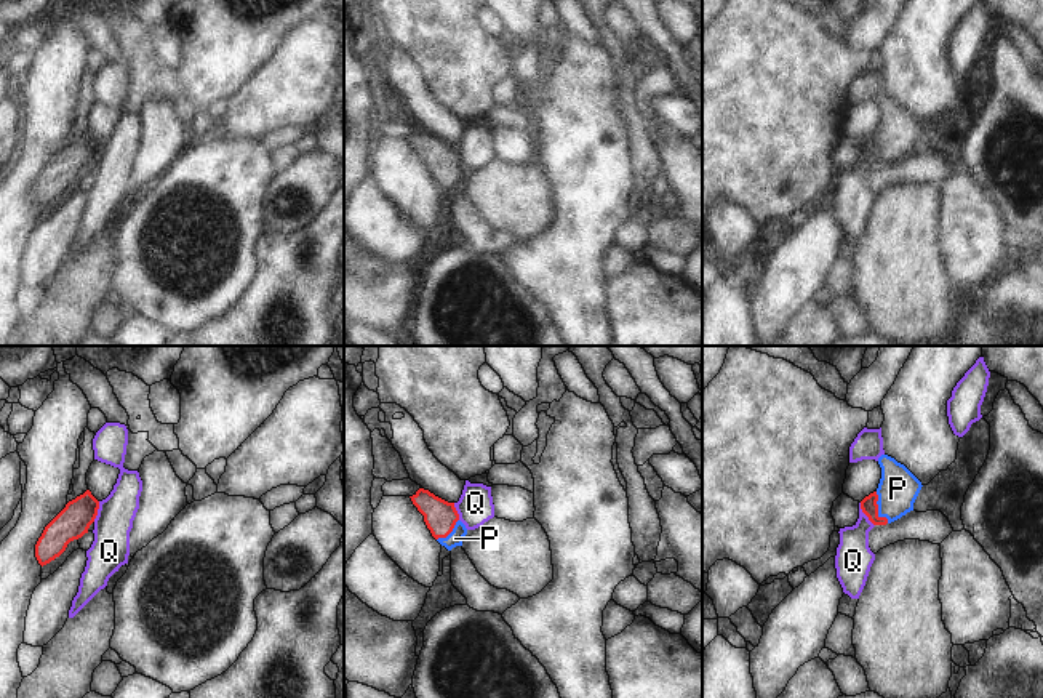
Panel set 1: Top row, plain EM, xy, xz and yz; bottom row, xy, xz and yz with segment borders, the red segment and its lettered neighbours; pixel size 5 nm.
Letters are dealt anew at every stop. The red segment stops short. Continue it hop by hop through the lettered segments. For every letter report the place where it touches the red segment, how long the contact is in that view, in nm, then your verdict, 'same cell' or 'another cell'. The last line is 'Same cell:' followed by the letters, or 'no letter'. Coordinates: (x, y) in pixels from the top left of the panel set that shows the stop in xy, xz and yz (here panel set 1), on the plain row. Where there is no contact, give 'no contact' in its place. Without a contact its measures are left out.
P: contact yz (877, 151); length 170 nm; same cell
Q: contact yz (864, 154); length 140 nm; another cell
Same cell: P

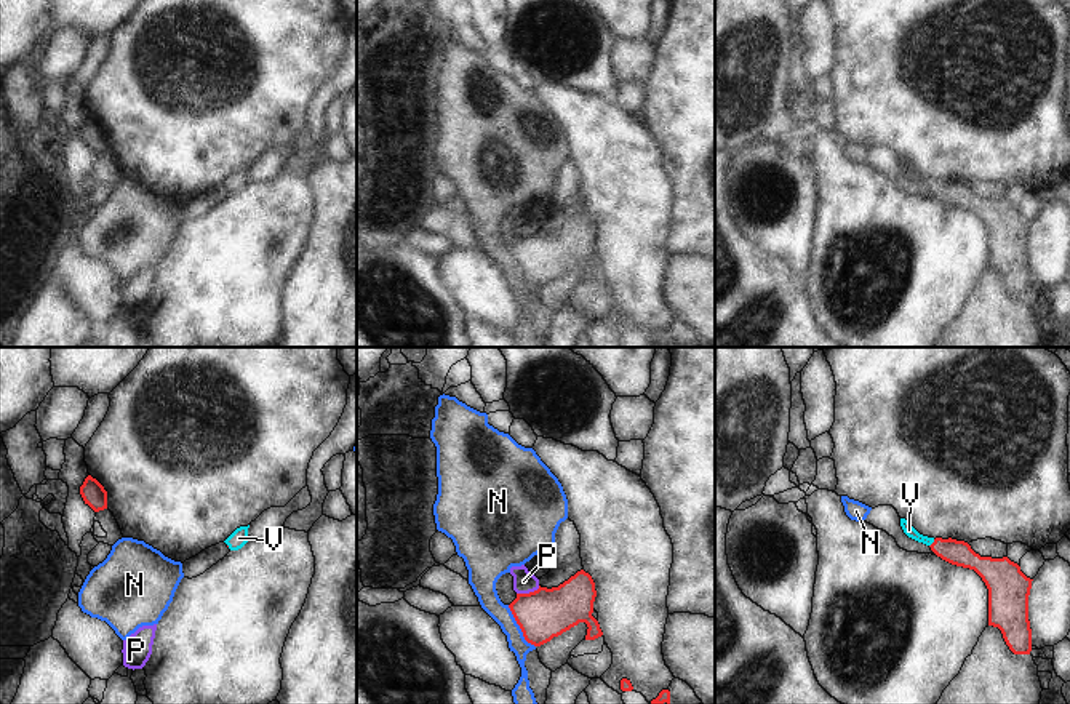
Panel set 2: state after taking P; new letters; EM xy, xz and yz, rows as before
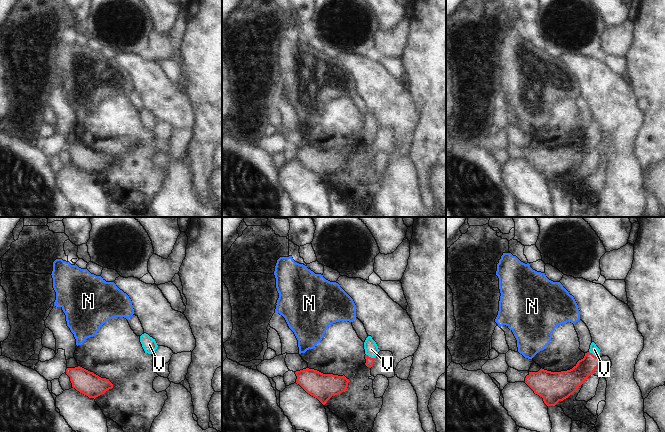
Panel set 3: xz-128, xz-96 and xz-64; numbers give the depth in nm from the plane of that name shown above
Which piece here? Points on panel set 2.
N: contact xz (520, 269); length 260 nm; another cell
P: contact xz (530, 234); length 130 nm; another cell
V: contact yz (933, 184); length 50 nm; same cell
Same cell: V

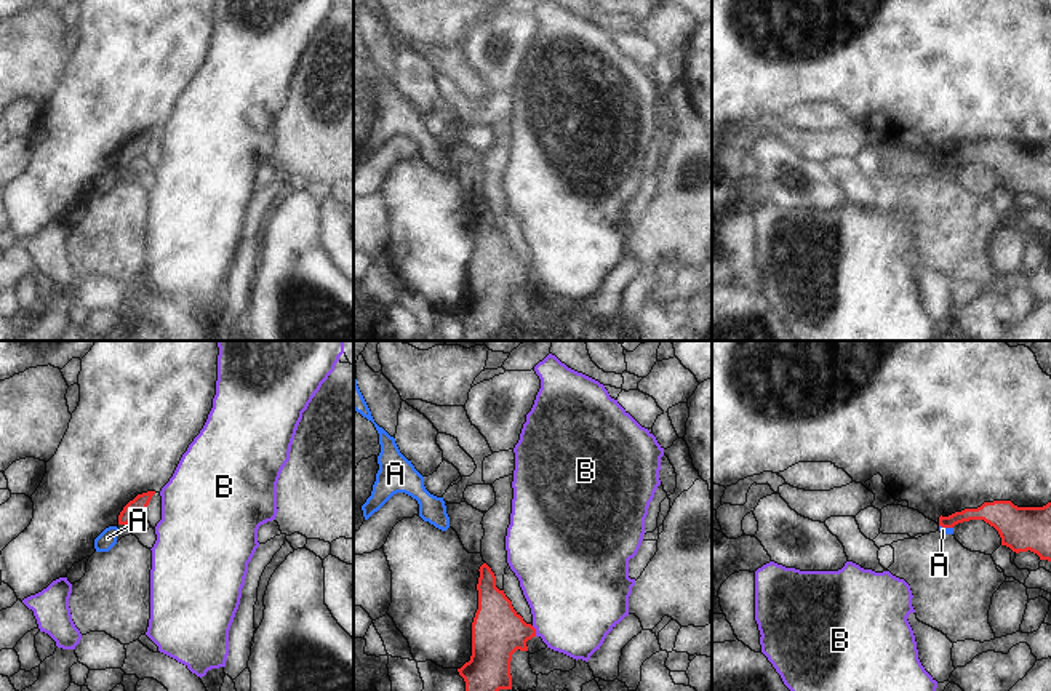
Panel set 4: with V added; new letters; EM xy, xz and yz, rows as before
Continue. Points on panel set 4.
A: contact yz (946, 168); length 70 nm; another cell
B: contact xz (535, 272); length 60 nm; another cell
Same cell: no letter

